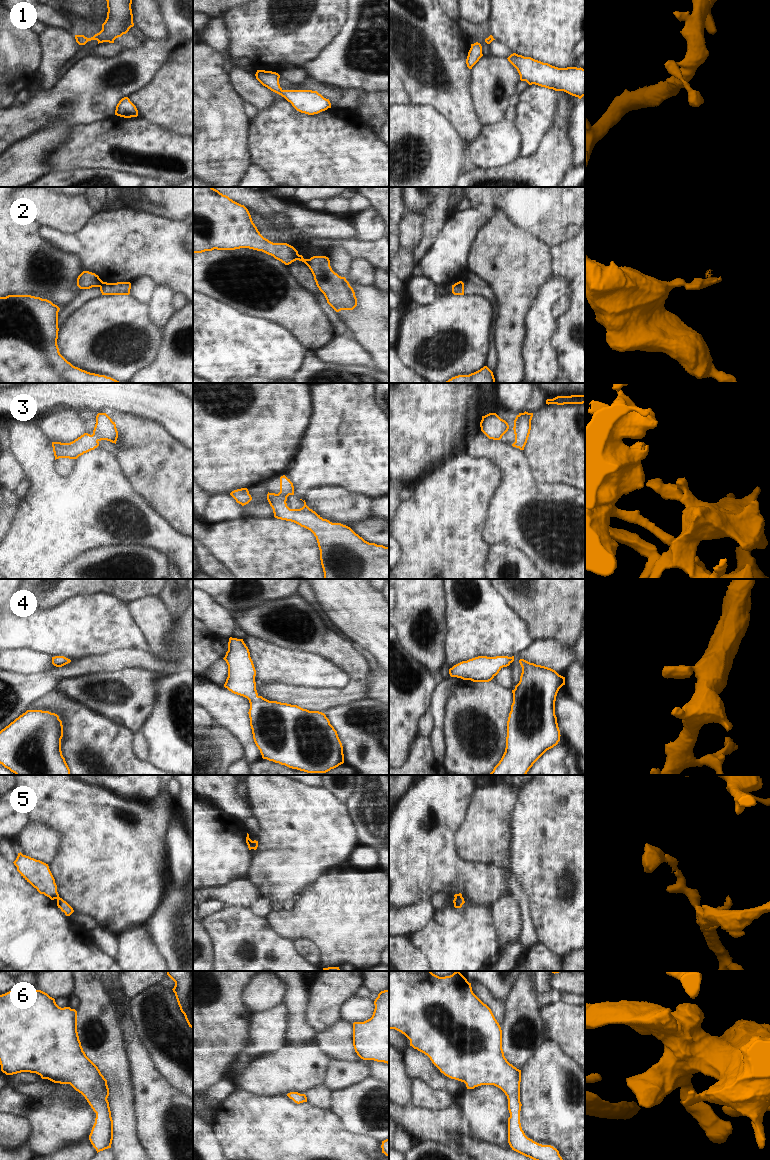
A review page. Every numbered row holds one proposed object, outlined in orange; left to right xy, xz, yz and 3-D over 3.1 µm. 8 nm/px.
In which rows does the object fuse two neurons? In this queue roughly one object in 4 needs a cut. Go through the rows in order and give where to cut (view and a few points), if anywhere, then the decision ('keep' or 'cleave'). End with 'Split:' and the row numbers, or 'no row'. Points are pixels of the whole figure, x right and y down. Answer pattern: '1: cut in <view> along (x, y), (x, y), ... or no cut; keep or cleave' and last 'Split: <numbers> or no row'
1: no cut; keep
2: cut in xy along (103, 282), (99, 286); cleave
3: no cut; keep
4: no cut; keep
5: cut in xy along (59, 897), (56, 898); cleave
6: no cut; keep
Split: 2, 5

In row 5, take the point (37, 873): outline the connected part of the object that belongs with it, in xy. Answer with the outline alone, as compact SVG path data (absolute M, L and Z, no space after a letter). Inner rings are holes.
M18 853L13 862L21 876L29 882L40 894L44 894L51 900L59 898L55 879L48 864Z

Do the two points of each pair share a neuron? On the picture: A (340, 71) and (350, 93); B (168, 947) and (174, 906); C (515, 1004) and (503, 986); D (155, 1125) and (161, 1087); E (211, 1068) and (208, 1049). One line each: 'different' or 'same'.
A: different
B: same
C: different
D: same
E: same

